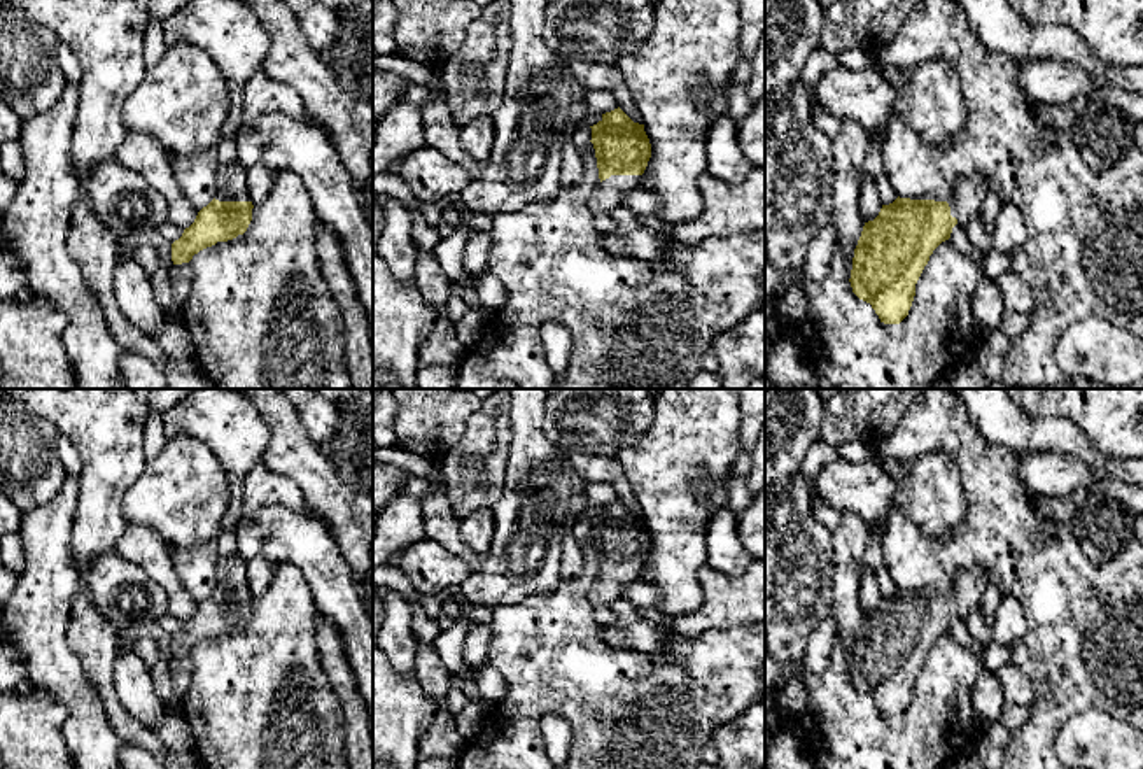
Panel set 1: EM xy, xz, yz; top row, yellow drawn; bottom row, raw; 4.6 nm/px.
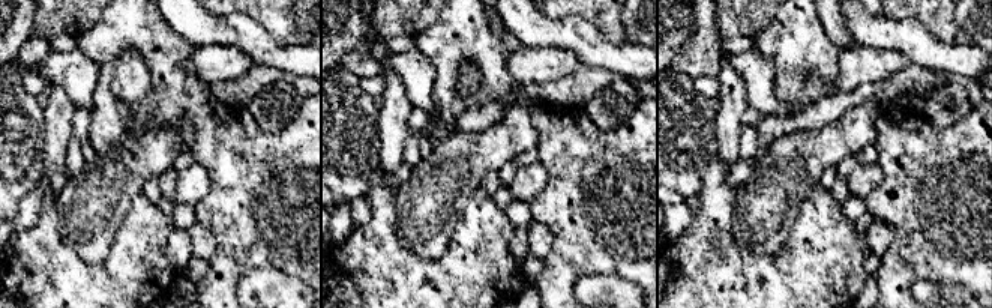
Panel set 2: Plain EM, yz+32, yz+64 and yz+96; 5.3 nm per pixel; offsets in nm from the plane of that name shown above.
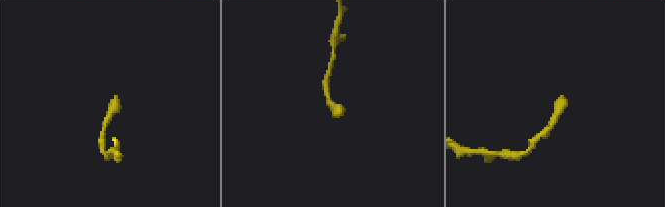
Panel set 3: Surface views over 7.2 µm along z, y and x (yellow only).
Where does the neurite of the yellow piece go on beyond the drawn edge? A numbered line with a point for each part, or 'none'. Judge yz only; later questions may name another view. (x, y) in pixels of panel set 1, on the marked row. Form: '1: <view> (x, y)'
1: yz (970, 191)

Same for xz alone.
1: xz (608, 195)

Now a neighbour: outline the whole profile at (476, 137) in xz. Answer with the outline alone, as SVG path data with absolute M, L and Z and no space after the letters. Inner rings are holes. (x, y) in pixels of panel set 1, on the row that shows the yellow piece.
M480 116L460 126L459 140L462 149L480 163L487 163L494 144L492 116Z

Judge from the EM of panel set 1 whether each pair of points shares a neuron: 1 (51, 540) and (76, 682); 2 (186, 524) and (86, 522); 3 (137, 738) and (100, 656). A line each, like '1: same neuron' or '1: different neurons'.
1: same neuron
2: different neurons
3: same neuron

